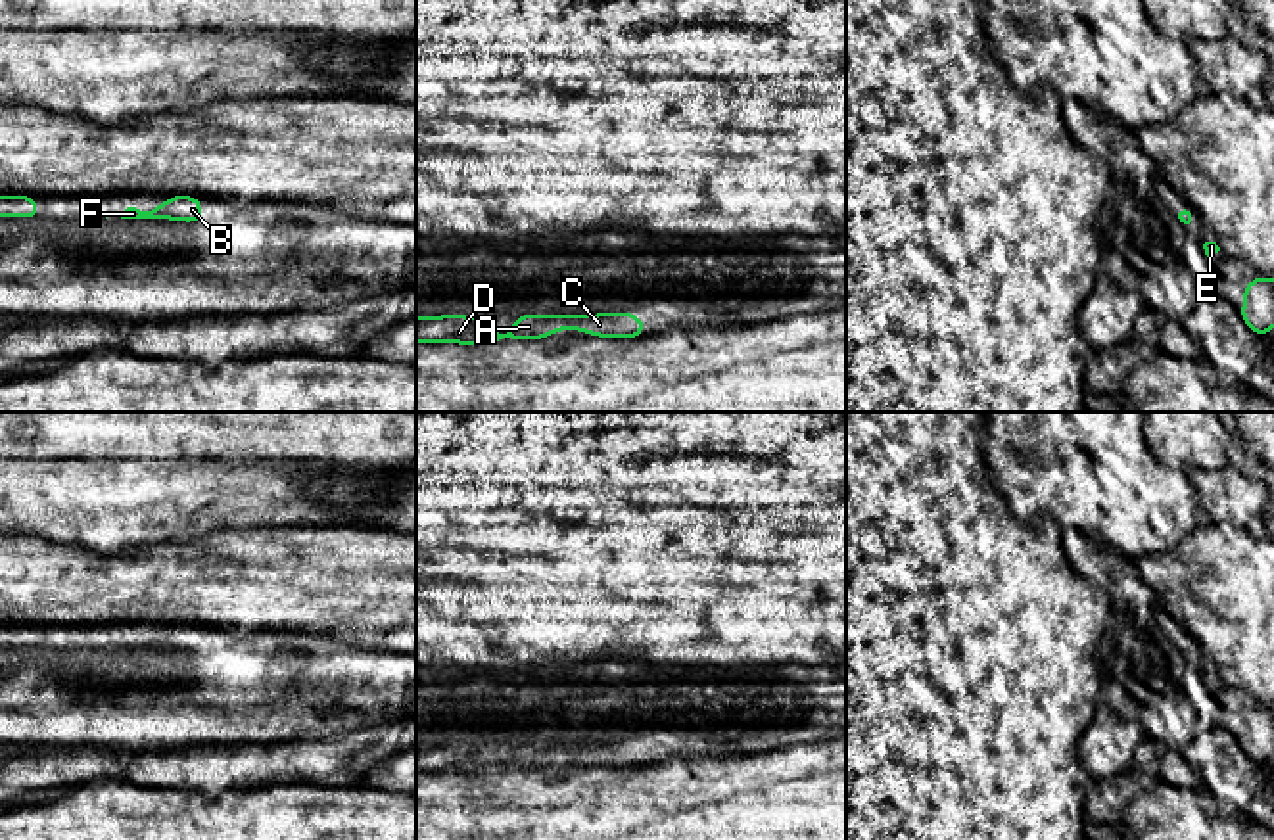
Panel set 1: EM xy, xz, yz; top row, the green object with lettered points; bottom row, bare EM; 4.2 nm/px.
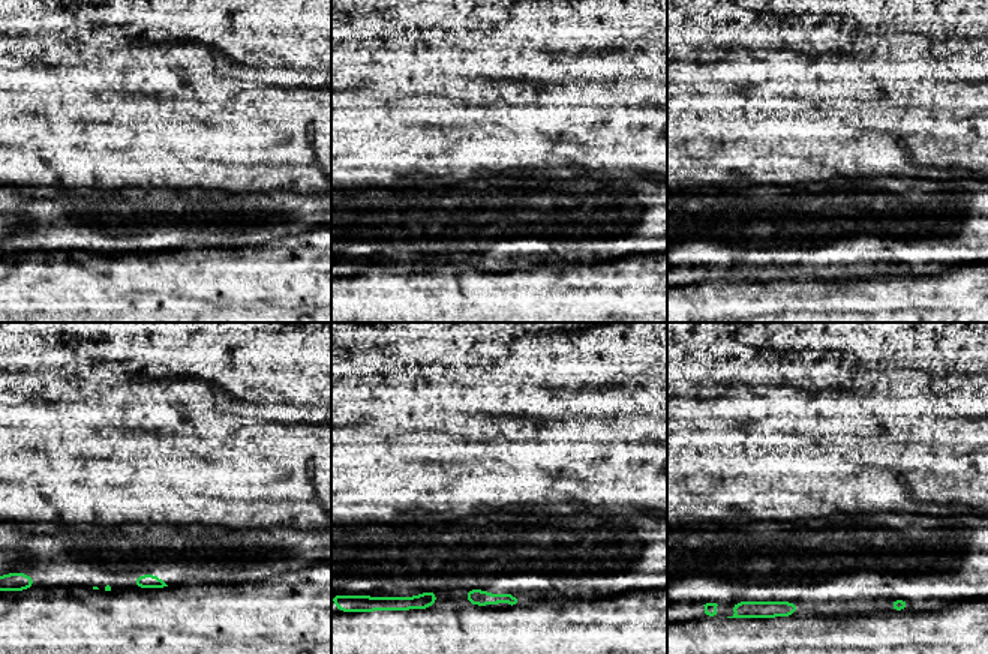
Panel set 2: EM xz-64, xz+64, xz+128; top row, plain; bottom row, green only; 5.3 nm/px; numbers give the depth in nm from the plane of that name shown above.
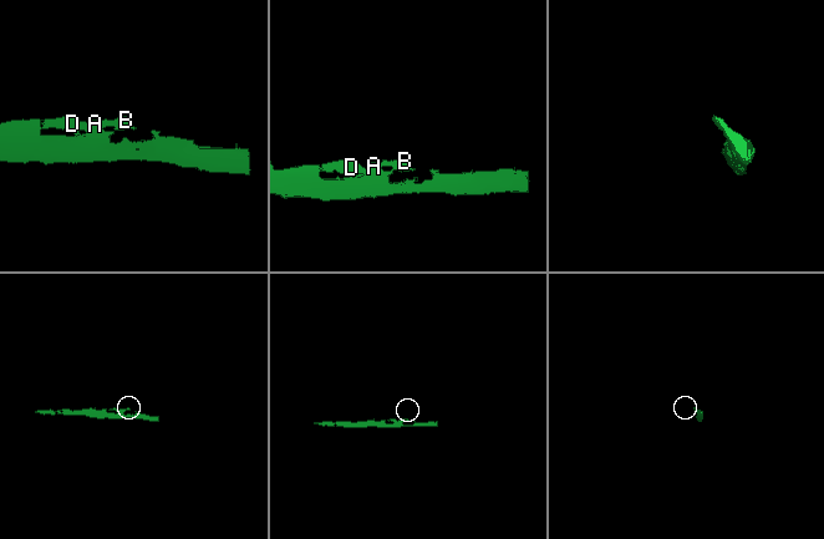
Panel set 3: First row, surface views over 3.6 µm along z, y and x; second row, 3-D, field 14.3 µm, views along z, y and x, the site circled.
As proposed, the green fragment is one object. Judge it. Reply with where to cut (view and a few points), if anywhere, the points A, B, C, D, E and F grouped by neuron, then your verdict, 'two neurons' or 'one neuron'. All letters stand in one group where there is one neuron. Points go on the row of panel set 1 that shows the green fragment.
no cut | A B C D E F | one neuron

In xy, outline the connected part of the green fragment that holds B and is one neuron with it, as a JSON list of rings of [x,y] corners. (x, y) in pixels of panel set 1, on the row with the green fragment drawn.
[[[171,196],[161,207],[152,207],[148,211],[127,207],[121,219],[173,219],[200,224],[201,209],[203,205],[196,196]]]

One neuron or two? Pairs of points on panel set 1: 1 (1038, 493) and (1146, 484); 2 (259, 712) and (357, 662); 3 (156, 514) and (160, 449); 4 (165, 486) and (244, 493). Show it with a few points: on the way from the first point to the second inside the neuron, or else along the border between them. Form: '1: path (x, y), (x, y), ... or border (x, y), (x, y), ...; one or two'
1: path (1065, 501), (1119, 501); one
2: path (284, 710), (317, 679), (332, 672); one
3: border (114, 461), (141, 461), (146, 465), (198, 463); two
4: path (185, 493), (225, 493); one

